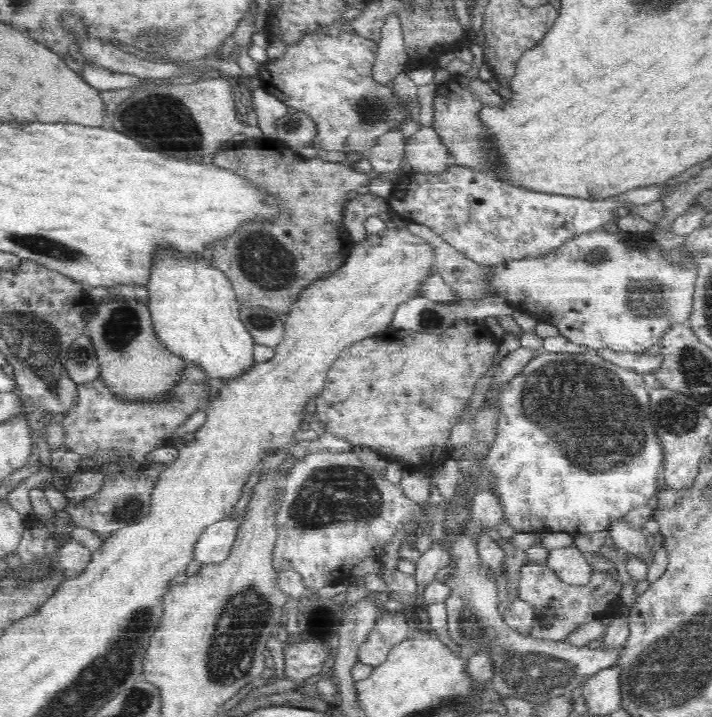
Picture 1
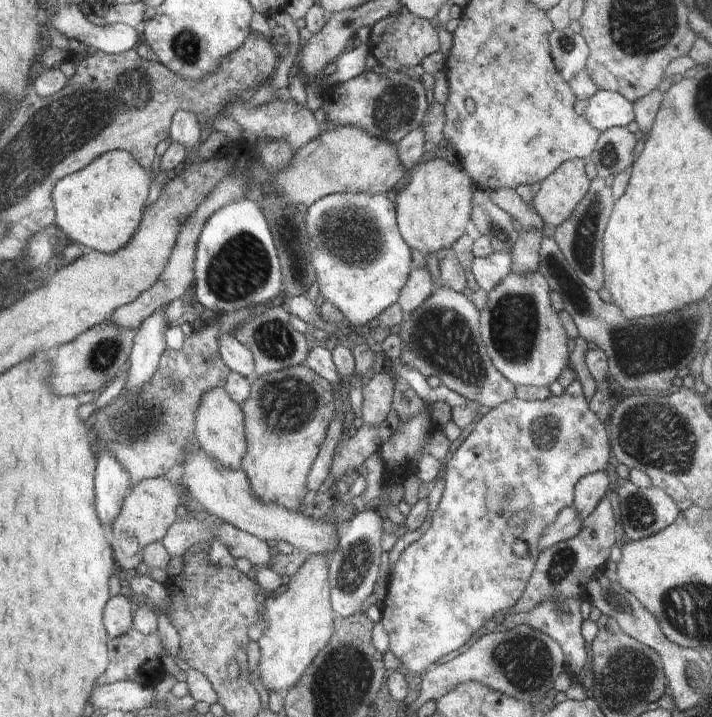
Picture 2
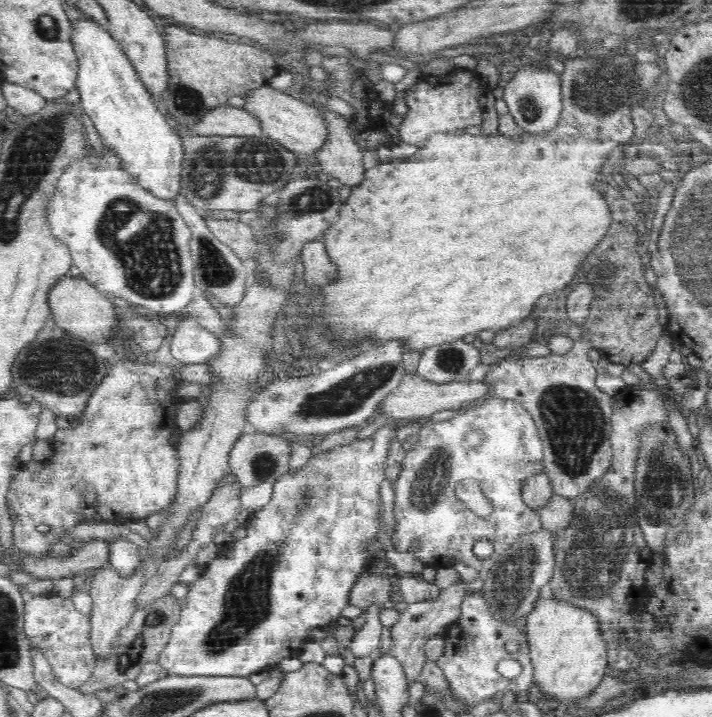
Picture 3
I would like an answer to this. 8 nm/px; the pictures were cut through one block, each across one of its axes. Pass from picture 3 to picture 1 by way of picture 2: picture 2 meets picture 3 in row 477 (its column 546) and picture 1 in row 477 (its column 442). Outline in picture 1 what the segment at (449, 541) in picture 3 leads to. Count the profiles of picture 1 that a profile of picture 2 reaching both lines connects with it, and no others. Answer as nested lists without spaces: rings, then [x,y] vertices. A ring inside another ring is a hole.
[[[588,350],[585,353],[550,353],[542,352],[525,366],[523,372],[516,378],[512,378],[504,390],[495,396],[493,400],[500,407],[497,425],[495,426],[495,439],[490,452],[478,460],[482,470],[492,474],[492,480],[480,481],[478,478],[469,478],[473,484],[477,483],[479,490],[491,488],[491,492],[499,498],[503,510],[503,519],[508,526],[512,526],[517,533],[522,532],[567,532],[572,536],[577,534],[594,534],[604,532],[616,519],[622,519],[630,510],[640,506],[650,506],[648,500],[659,492],[656,489],[658,474],[662,473],[664,458],[664,446],[659,442],[655,434],[651,420],[648,422],[644,416],[644,408],[640,404],[648,404],[648,388],[643,381],[643,376],[636,372],[616,366],[606,359],[596,355],[596,352]]]

